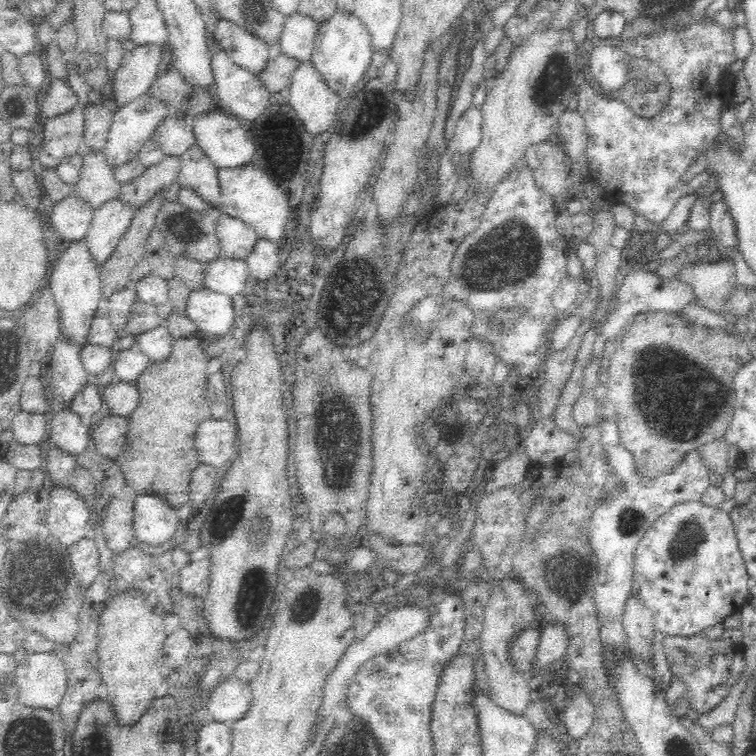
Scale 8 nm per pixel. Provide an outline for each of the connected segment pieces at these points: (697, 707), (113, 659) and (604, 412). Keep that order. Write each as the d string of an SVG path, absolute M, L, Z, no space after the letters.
M704 633L690 637L667 635L663 640L662 649L673 676L680 679L680 682L684 685L689 706L694 712L698 712L700 715L716 710L716 708L730 696L730 692L732 692L732 688L734 688L733 686L736 684L736 681L741 679L745 671L745 658L742 645L730 643L722 637L716 638L716 640L708 640Z
M134 591L126 596L118 596L112 604L106 606L106 610L100 614L100 626L98 626L97 655L98 672L100 678L108 690L108 706L116 718L116 723L120 726L133 727L141 721L142 716L156 698L156 686L162 682L162 672L160 664L164 660L162 648L164 648L164 628L160 628L162 618L156 616L152 610L146 608L146 600Z
M662 309L637 314L613 342L607 362L607 389L600 402L600 417L614 418L618 423L622 446L634 455L642 476L668 473L688 450L723 438L729 431L734 418L735 376L753 359L748 340L741 334L734 335L725 328L706 329L691 323L680 313Z

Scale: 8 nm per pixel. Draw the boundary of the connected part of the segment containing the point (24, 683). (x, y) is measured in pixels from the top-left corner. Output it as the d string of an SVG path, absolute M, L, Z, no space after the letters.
M34 653L14 672L14 685L20 690L20 700L26 706L48 709L54 698L66 694L68 676L58 653Z

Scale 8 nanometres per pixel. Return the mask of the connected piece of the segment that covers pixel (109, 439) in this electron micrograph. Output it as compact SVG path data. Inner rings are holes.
M114 413L93 421L91 436L100 454L115 458L121 453L127 441L128 423L126 416Z

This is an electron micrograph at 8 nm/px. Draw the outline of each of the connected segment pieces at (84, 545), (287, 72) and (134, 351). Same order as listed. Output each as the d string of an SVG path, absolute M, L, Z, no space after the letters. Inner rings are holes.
M88 536L76 542L74 546L68 547L70 556L72 556L72 564L74 564L74 572L76 578L80 582L80 586L86 590L92 586L92 582L98 578L100 574L100 549L92 536Z
M280 52L274 58L269 59L264 72L260 73L258 78L270 93L281 92L289 87L294 72L304 62L308 63L310 60L298 60L288 56L285 52Z
M129 341L115 358L112 379L123 382L137 382L140 374L150 366L151 358L142 352L136 342Z

